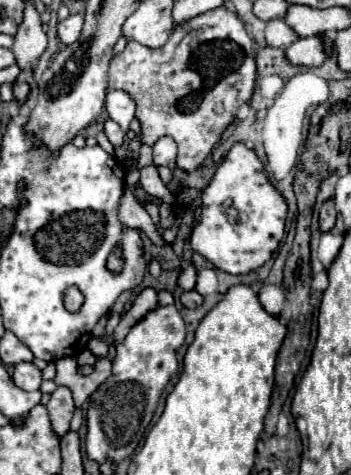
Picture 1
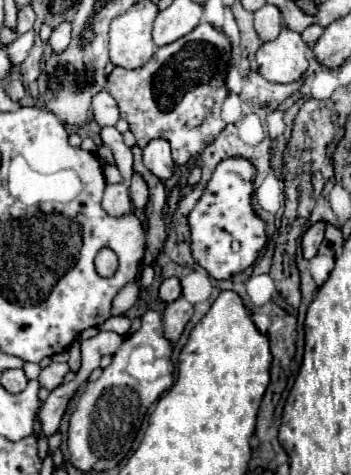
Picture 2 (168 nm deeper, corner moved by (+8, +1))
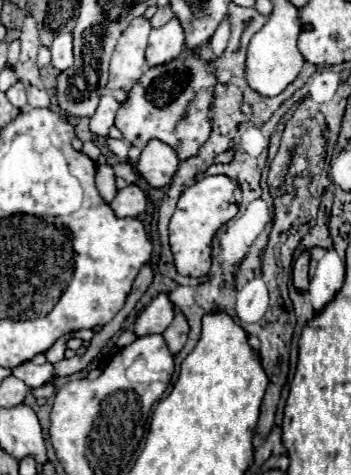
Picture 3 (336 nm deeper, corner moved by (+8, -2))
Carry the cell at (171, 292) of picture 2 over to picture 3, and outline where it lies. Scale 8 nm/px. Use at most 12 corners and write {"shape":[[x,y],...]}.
{"shape":[[160,293],[136,319],[138,337],[162,333],[174,319],[168,293]]}

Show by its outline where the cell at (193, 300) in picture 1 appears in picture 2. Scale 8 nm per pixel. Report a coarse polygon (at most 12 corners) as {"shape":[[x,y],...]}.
{"shape":[[184,298],[162,312],[164,338],[172,344],[192,318],[192,304]]}

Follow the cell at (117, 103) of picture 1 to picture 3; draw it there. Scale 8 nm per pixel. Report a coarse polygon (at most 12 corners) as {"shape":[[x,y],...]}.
{"shape":[[102,95],[90,119],[90,131],[106,137],[120,103]]}

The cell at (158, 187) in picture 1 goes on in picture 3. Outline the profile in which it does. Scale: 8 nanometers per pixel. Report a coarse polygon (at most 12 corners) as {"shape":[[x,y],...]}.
{"shape":[[138,185],[118,191],[110,207],[120,217],[136,217],[146,209]]}

